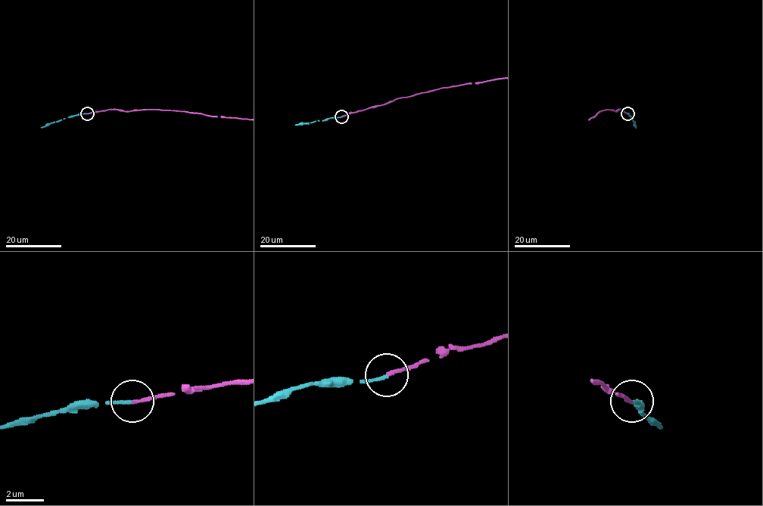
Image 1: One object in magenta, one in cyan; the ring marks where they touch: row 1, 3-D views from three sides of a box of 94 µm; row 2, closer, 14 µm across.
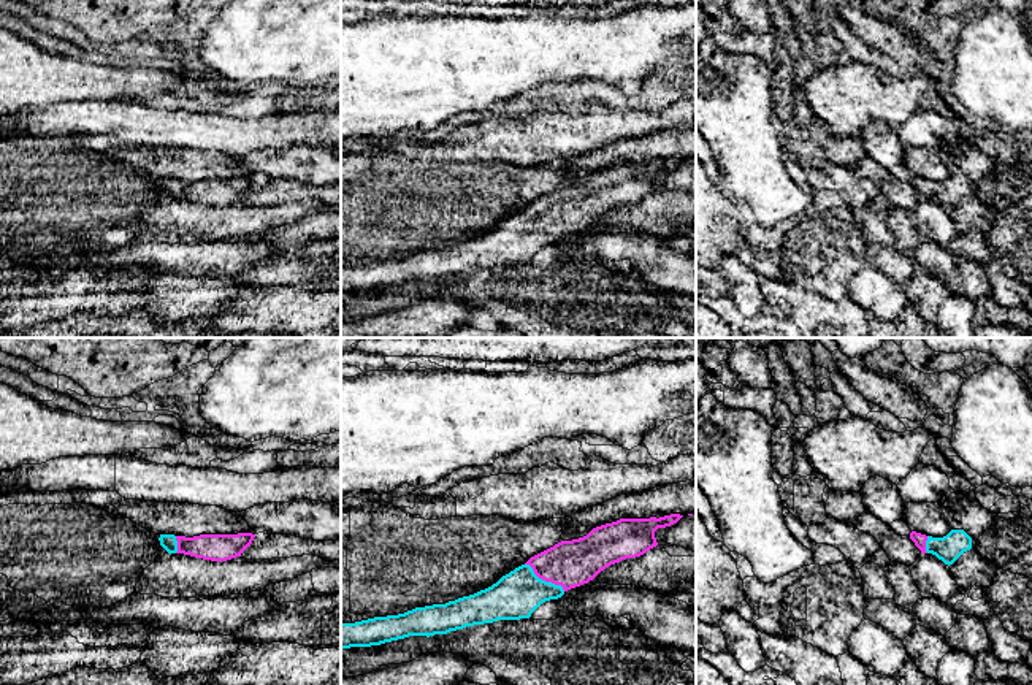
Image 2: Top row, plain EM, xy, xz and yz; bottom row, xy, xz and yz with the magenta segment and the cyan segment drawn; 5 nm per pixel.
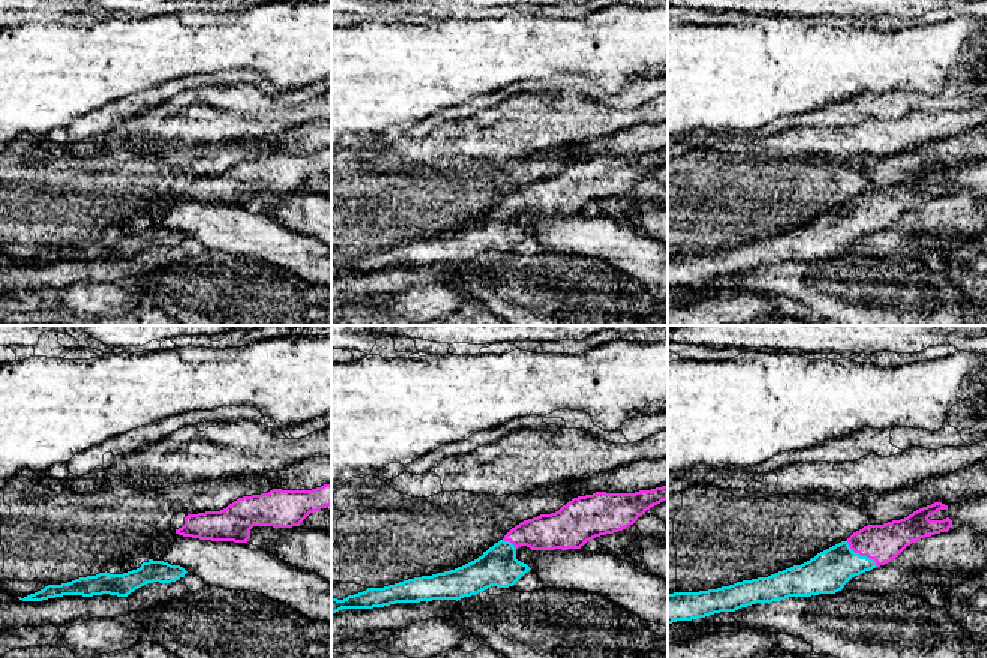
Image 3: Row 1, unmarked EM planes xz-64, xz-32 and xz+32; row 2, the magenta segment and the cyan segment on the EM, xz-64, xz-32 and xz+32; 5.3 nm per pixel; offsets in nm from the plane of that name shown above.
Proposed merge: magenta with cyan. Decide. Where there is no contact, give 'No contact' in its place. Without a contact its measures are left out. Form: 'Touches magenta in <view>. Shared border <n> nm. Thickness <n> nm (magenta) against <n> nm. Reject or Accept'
Touches magenta in xz. Shared border 240 nm. Thickness 240 nm (magenta) against 240 nm. Accept

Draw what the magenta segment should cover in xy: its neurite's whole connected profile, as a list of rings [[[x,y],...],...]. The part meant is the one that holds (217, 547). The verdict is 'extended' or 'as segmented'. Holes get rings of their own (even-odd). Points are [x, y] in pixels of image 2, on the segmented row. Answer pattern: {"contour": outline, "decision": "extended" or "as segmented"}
{"contour": [[[160,534],[160,545],[168,553],[184,553],[211,561],[227,561],[241,553],[252,544],[255,534],[200,534],[193,538]]], "decision": "extended"}

